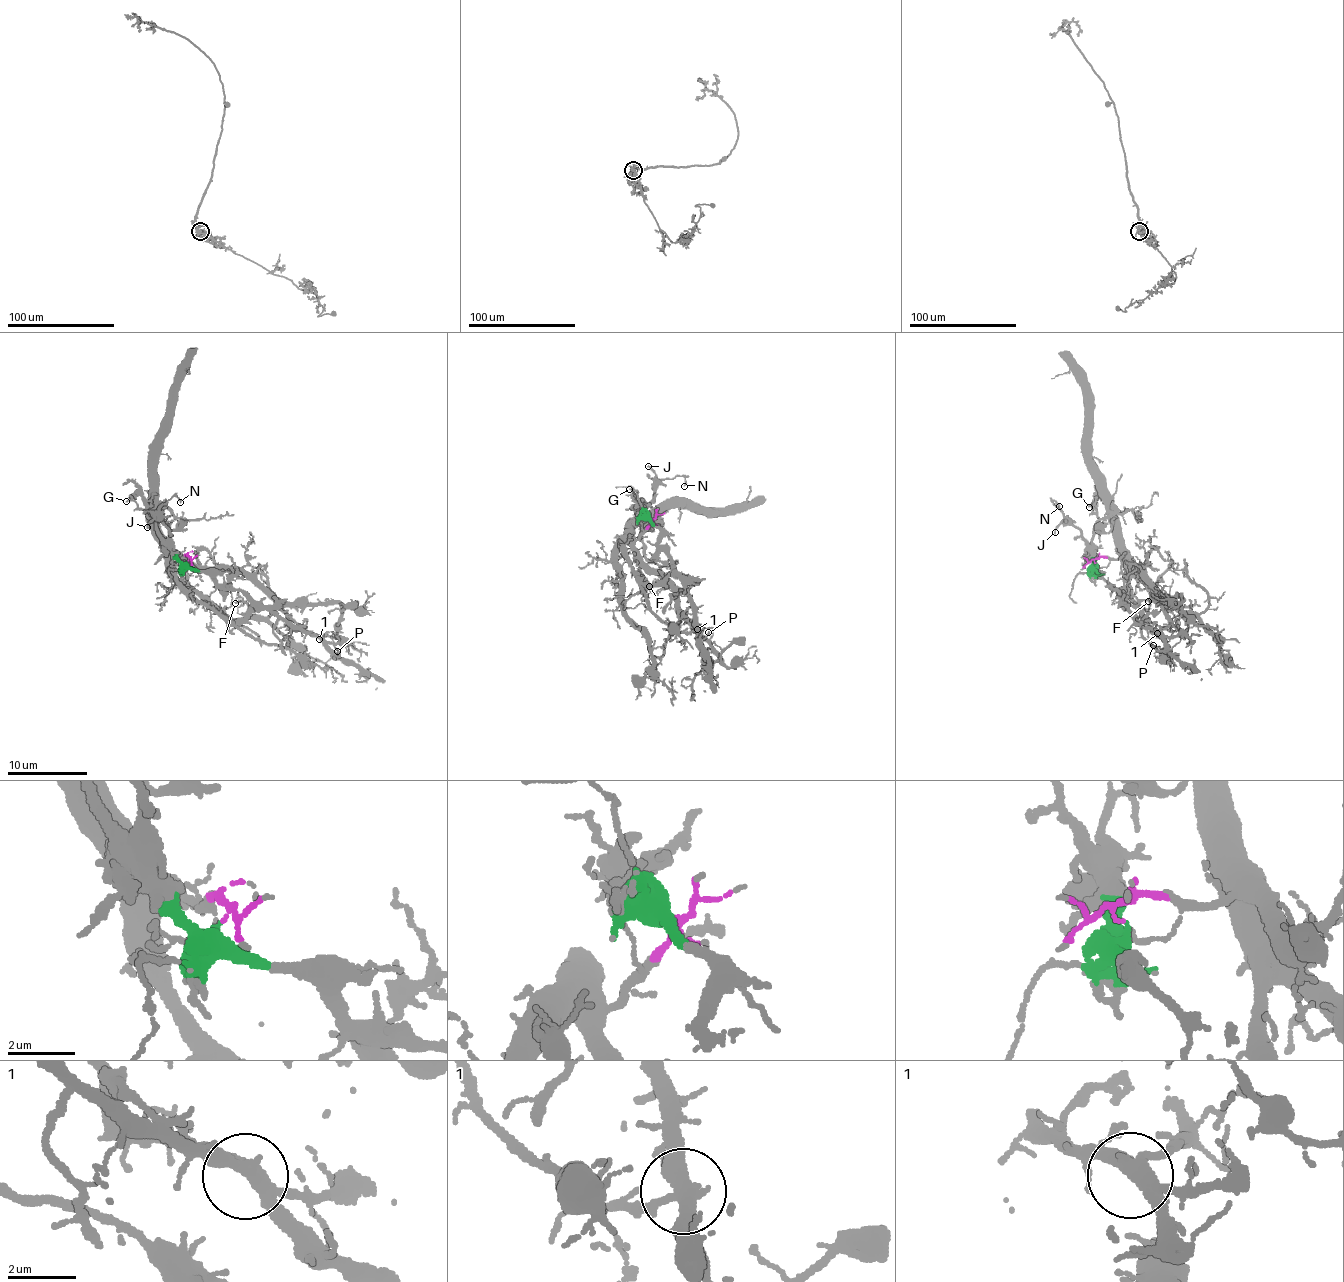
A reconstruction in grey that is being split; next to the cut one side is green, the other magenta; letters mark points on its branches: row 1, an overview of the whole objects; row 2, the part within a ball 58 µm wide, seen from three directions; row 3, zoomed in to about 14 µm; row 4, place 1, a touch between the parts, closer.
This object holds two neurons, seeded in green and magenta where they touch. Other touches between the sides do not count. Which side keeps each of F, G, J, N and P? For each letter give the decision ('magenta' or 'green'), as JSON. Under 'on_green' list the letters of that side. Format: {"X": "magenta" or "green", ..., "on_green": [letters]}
{"F": "green", "G": "green", "J": "green", "N": "green", "P": "green", "on_green": ["F", "G", "J", "N", "P"]}

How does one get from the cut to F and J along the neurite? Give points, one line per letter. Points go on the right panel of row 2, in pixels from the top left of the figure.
F: (1097, 563), (1094, 569), (1099, 576), (1125, 598), (1135, 604), (1145, 599), (1148, 601)
J: (1097, 563), (1094, 565), (1085, 538), (1072, 524), (1059, 523), (1055, 533)

